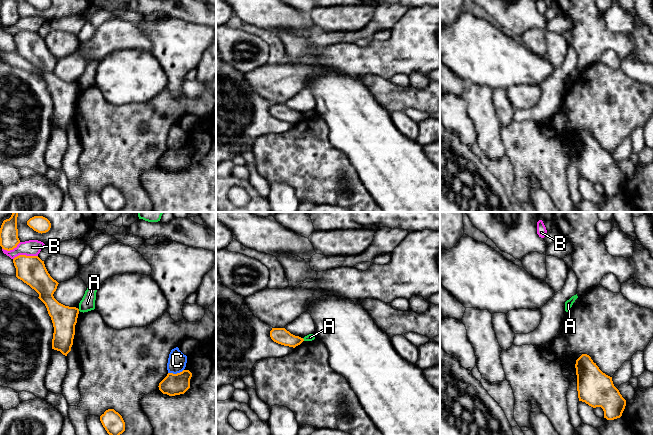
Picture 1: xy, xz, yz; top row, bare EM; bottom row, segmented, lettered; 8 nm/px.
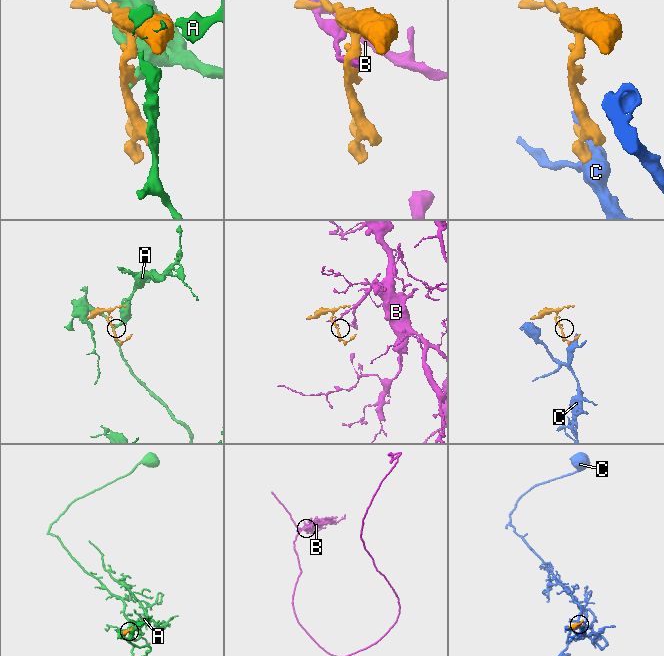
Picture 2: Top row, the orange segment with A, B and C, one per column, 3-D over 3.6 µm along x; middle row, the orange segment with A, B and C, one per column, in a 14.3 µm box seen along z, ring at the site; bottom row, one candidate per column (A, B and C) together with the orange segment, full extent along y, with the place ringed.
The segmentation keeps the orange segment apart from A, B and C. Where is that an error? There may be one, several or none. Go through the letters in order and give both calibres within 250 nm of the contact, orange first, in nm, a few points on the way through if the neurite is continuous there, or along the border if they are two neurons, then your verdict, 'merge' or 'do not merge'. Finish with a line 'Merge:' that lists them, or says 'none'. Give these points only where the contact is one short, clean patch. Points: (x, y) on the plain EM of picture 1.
A: 130 nm thick on the orange side, 60 nm on the other; border along xz (302, 114), (304, 116); do not merge
B: 220 nm thick on the orange side, 130 nm on the other; border along xy (37, 31), (17, 31), (13, 35); do not merge
C: 180 nm thick on the orange side, 150 nm on the other; do not merge
Merge: none

